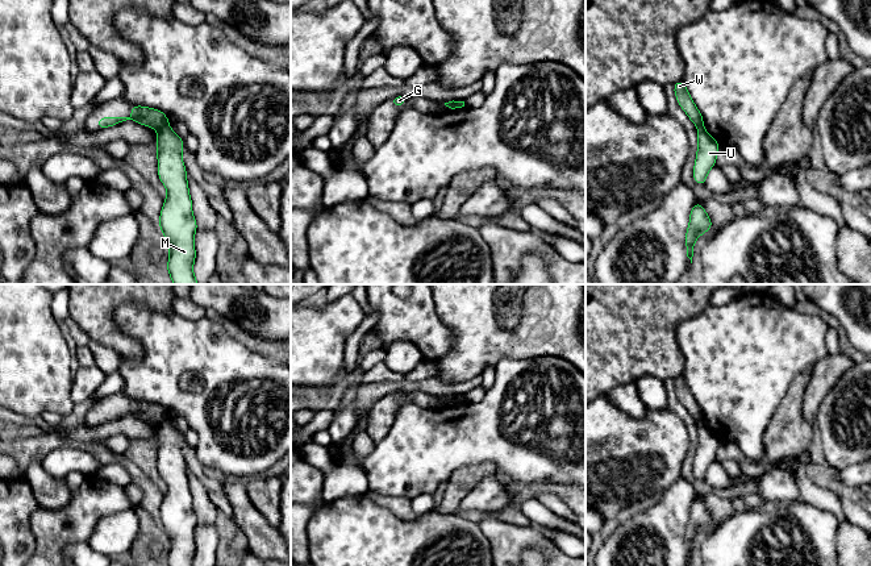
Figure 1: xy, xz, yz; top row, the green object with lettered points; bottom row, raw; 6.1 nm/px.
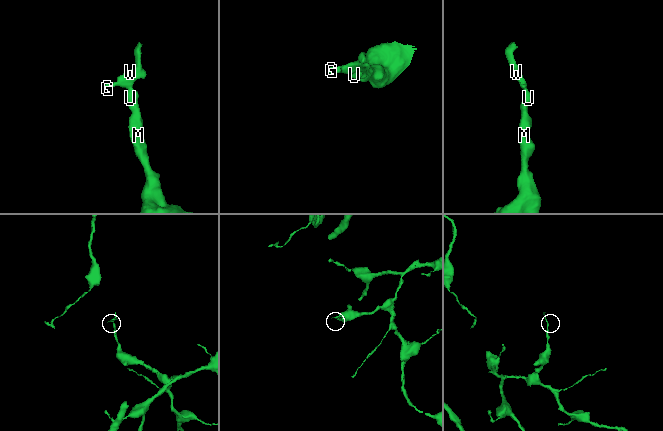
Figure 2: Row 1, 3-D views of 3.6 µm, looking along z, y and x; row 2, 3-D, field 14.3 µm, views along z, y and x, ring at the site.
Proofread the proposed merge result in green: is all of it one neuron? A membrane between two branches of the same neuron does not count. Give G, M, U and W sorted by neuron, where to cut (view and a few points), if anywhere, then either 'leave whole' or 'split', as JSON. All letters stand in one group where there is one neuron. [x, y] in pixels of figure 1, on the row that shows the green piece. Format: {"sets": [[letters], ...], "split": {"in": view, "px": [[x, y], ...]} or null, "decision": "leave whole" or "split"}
{"sets": [["G", "W"], ["M", "U"]], "split": {"in": "xy", "px": [[167, 124], [157, 129]]}, "decision": "split"}

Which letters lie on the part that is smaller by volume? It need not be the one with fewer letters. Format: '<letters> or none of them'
G, W

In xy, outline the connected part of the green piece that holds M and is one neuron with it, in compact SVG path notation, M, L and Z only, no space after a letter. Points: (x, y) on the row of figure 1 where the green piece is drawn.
M170 125L157 132L158 175L168 192L159 216L159 229L167 240L170 251L167 271L174 284L199 284L192 271L197 224L192 213L187 171L182 159L184 141Z

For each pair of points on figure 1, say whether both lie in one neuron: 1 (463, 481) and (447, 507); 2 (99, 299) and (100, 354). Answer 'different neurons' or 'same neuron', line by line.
1: same neuron
2: different neurons

